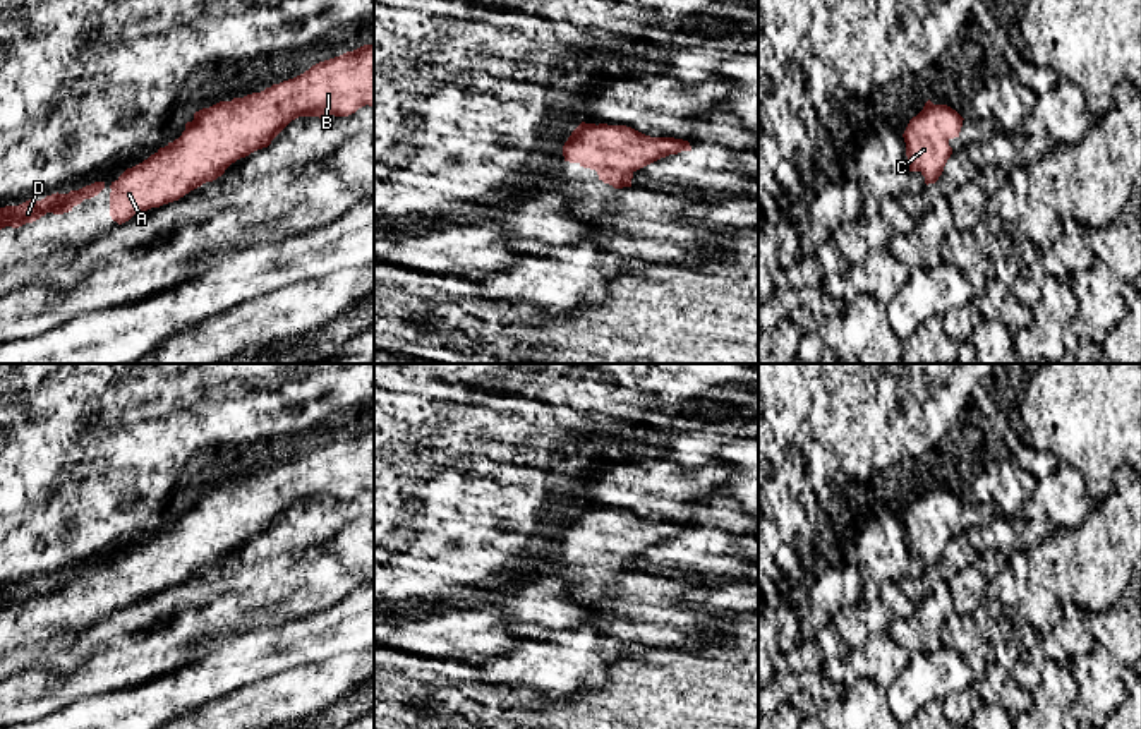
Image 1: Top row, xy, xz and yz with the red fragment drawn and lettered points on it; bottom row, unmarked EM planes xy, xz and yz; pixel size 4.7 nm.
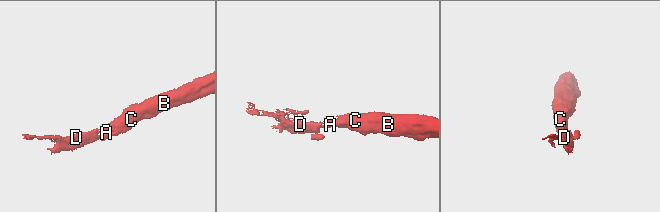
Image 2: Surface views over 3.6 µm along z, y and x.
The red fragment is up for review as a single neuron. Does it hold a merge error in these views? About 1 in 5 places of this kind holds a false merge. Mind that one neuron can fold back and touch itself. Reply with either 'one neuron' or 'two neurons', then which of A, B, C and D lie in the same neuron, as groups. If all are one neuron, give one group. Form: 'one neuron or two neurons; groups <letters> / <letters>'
one neuron; groups A B C D

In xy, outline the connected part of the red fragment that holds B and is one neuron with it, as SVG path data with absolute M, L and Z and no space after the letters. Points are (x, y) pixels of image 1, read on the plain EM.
M364 429L353 436L319 446L304 458L280 468L273 468L261 477L233 482L232 485L220 485L209 492L202 492L194 497L192 506L185 508L185 515L178 523L168 527L165 532L160 532L142 547L127 552L115 566L112 566L110 600L113 605L122 609L137 597L178 585L202 568L221 561L237 544L245 542L257 533L268 532L271 525L299 501L348 501L365 489L374 491L374 429Z

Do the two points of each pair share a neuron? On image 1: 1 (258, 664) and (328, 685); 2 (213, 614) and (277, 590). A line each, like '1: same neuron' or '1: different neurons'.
1: different neurons
2: same neuron

